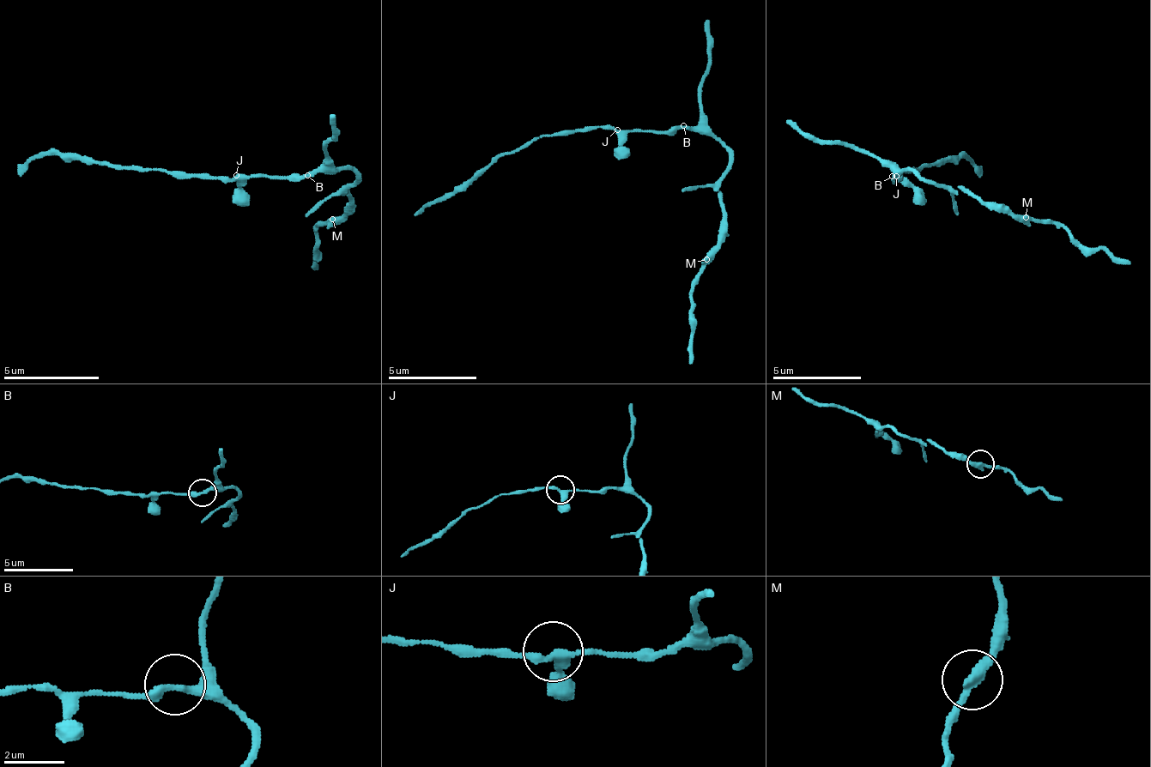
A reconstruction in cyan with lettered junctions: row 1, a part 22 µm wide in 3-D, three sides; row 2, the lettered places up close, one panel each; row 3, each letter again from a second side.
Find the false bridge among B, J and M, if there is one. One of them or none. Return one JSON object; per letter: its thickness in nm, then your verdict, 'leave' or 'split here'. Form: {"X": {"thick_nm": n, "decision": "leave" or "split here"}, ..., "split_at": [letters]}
{"B": {"thick_nm": 260, "decision": "leave"}, "J": {"thick_nm": 280, "decision": "leave"}, "M": {"thick_nm": 320, "decision": "leave"}, "split_at": []}

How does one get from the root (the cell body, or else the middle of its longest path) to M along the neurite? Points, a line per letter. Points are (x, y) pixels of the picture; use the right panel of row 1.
M: (896, 172), (914, 172), (949, 190), (972, 190), (984, 202), (1002, 202), (1016, 216), (1025, 216)

